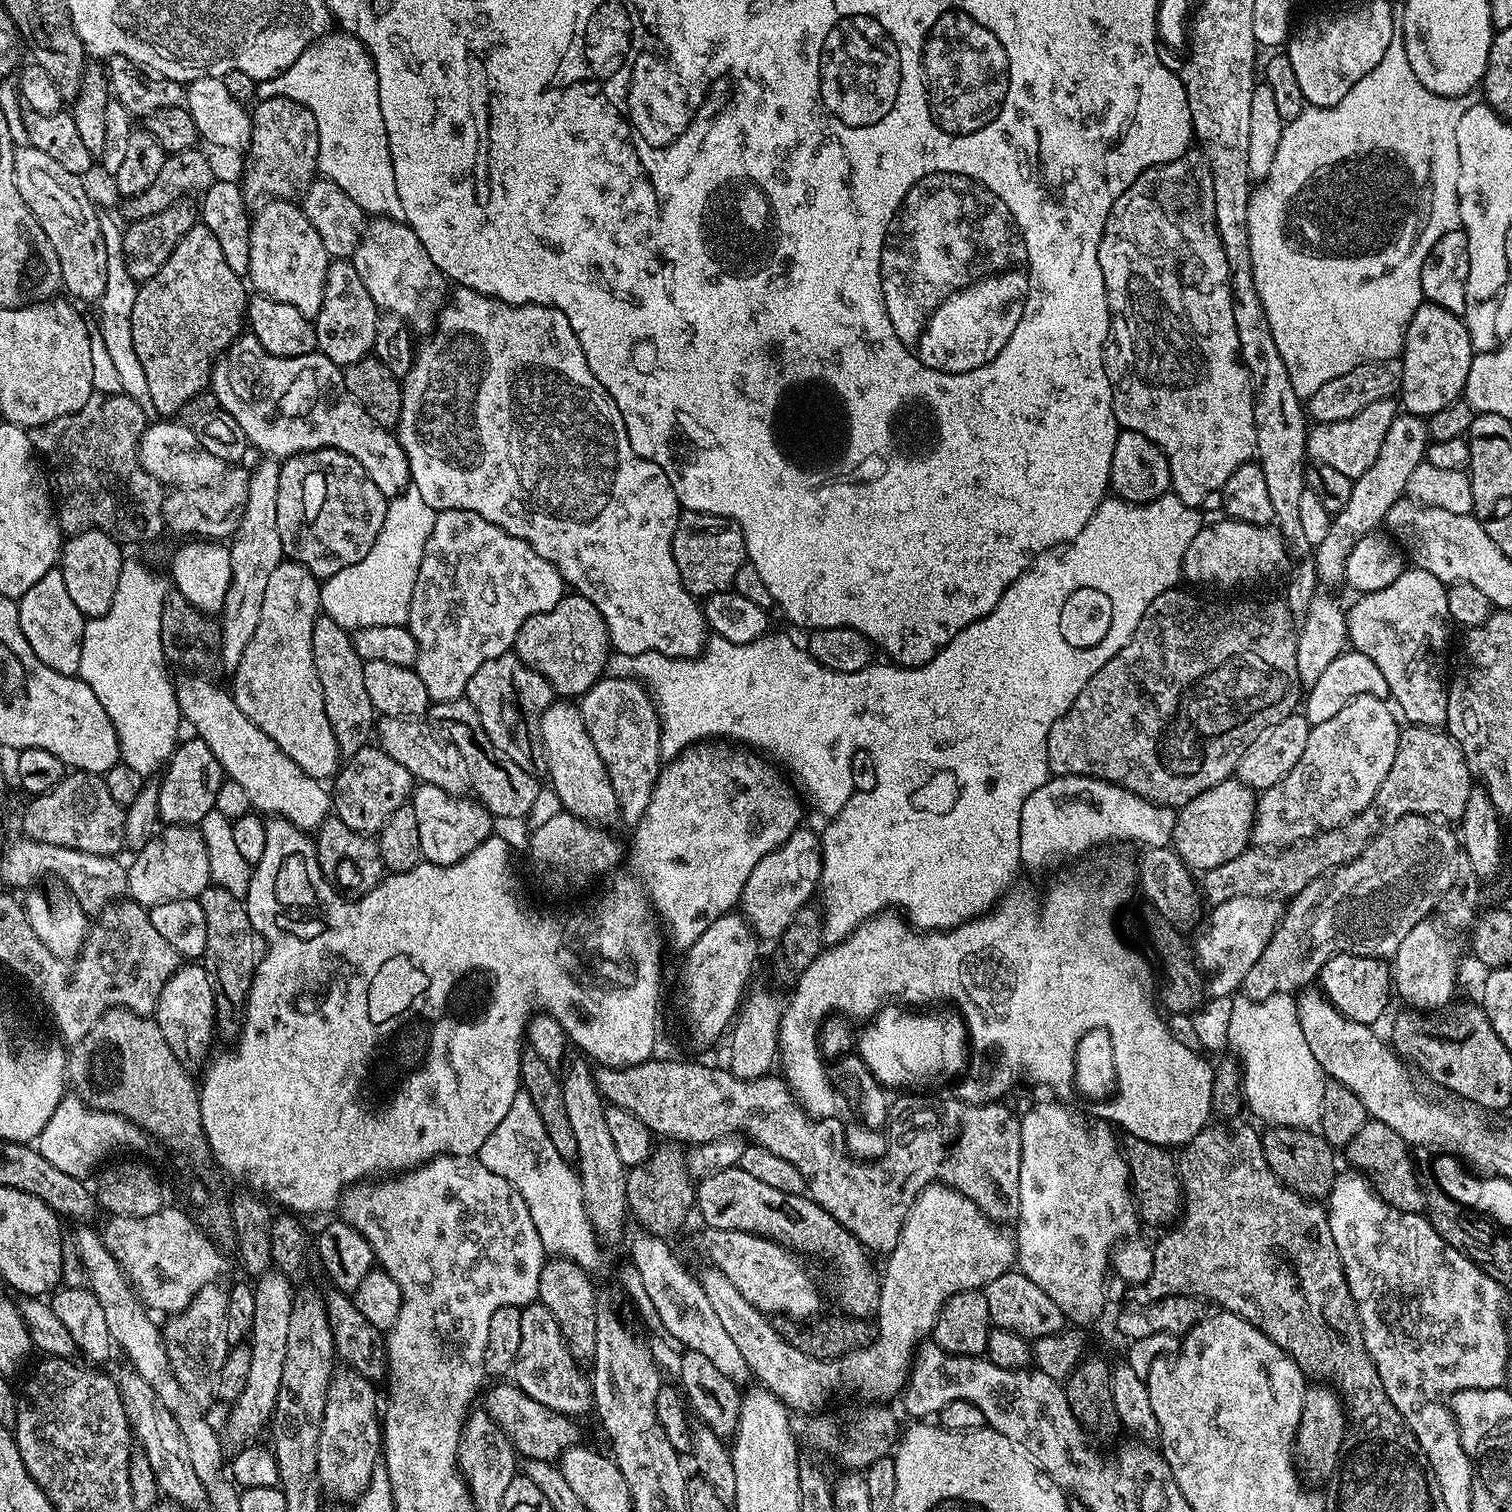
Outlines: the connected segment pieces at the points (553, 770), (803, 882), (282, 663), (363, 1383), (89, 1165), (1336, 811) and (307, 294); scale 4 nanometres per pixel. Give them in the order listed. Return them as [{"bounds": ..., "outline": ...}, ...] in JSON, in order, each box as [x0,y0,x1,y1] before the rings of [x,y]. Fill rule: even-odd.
[{"bounds":[540,699,620,826],"outline":[[[557,699],[542,714],[540,729],[544,757],[548,759],[546,776],[552,779],[550,788],[559,798],[561,809],[576,815],[589,826],[617,823],[620,820],[620,803],[614,794],[610,774],[602,758],[598,758],[594,742],[590,742],[590,734],[586,730],[586,722],[582,722],[579,707],[567,699]]]},{"bounds":[738,826,821,941],"outline":[[[807,826],[797,828],[781,848],[766,854],[766,858],[762,858],[762,862],[750,870],[750,878],[746,878],[738,908],[761,941],[775,941],[783,936],[786,926],[790,926],[798,910],[811,901],[808,899],[812,895],[817,895],[821,870],[820,836],[812,833]]]},{"bounds":[230,558,342,782],"outline":[[[287,558],[274,566],[266,586],[266,595],[262,597],[262,618],[258,618],[258,630],[254,630],[254,638],[250,638],[250,646],[242,654],[242,662],[238,662],[234,679],[230,684],[232,697],[238,702],[238,710],[262,730],[285,752],[296,765],[315,780],[324,782],[335,777],[342,767],[340,747],[330,726],[323,706],[322,684],[315,670],[314,654],[311,650],[311,635],[314,624],[321,615],[320,606],[321,581],[317,580],[310,570],[301,564],[295,564]]]},{"bounds":[316,1370,382,1502],"outline":[[[355,1370],[337,1371],[333,1375],[331,1384],[328,1385],[326,1410],[322,1422],[322,1434],[318,1446],[318,1462],[316,1474],[320,1487],[325,1493],[332,1495],[336,1502],[355,1502],[360,1499],[366,1486],[372,1481],[374,1470],[382,1460],[382,1412],[376,1409],[376,1392],[373,1381],[367,1380],[361,1372]]]},{"bounds":[38,1094,150,1181],"outline":[[[65,1094],[60,1099],[54,1114],[50,1114],[50,1122],[46,1122],[38,1137],[42,1158],[82,1181],[87,1181],[88,1175],[95,1173],[107,1156],[115,1152],[140,1152],[147,1144],[150,1144],[149,1137],[134,1122],[118,1114],[94,1110],[75,1094]]]},{"bounds":[1252,696,1402,850],"outline":[[[1359,696],[1342,706],[1334,718],[1311,725],[1306,750],[1302,750],[1302,758],[1298,758],[1294,770],[1290,770],[1282,782],[1259,793],[1256,818],[1252,822],[1253,841],[1269,850],[1295,846],[1319,836],[1321,832],[1342,826],[1359,812],[1365,812],[1371,806],[1374,794],[1378,794],[1386,774],[1390,774],[1390,766],[1394,766],[1394,754],[1398,750],[1402,731],[1401,725],[1396,725],[1396,720],[1397,713],[1388,700],[1379,700],[1377,696]]]},{"bounds":[247,199,330,318],"outline":[[[269,199],[261,203],[261,208],[255,209],[250,223],[250,266],[247,279],[257,293],[274,298],[274,302],[286,302],[286,306],[294,306],[294,310],[302,310],[309,318],[315,318],[322,306],[324,287],[326,286],[326,270],[330,257],[326,246],[322,246],[322,238],[318,238],[318,230],[310,226],[303,207],[294,206],[291,199]]]}]

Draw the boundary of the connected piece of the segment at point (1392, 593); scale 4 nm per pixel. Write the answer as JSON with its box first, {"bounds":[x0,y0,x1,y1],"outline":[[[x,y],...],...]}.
{"bounds":[1347,566,1450,728],"outline":[[[1415,566],[1405,567],[1404,572],[1400,577],[1395,578],[1394,582],[1387,586],[1386,589],[1374,590],[1373,592],[1366,592],[1357,595],[1356,601],[1347,609],[1348,621],[1348,640],[1351,647],[1357,652],[1366,654],[1366,658],[1370,658],[1378,666],[1378,670],[1382,670],[1382,678],[1386,678],[1386,686],[1389,693],[1396,696],[1395,707],[1398,709],[1399,715],[1408,719],[1407,723],[1412,726],[1419,726],[1422,728],[1435,728],[1443,725],[1448,718],[1448,685],[1450,683],[1450,660],[1448,656],[1448,628],[1450,629],[1450,621],[1448,619],[1448,607],[1446,606],[1446,594],[1448,593],[1446,585],[1438,578],[1434,578],[1434,574],[1430,574],[1426,570]]]}

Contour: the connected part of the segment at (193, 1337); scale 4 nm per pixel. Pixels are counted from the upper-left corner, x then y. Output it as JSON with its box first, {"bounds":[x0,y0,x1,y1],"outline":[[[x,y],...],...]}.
{"bounds":[163,1283,230,1406],"outline":[[[215,1283],[205,1286],[189,1302],[183,1312],[177,1312],[167,1325],[163,1325],[166,1358],[170,1362],[170,1370],[174,1378],[178,1378],[178,1386],[186,1390],[186,1394],[200,1406],[214,1400],[216,1386],[220,1383],[222,1362],[226,1362],[230,1345],[226,1336],[228,1292]]]}

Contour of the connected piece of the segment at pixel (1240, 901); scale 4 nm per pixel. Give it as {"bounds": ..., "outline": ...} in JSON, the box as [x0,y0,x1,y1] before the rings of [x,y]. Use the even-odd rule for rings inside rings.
{"bounds":[1194,896,1286,997],"outline":[[[1235,896],[1211,911],[1208,929],[1194,942],[1195,954],[1206,977],[1207,995],[1231,997],[1243,989],[1246,974],[1265,959],[1268,943],[1277,935],[1276,927],[1281,927],[1286,908],[1276,898]]]}

